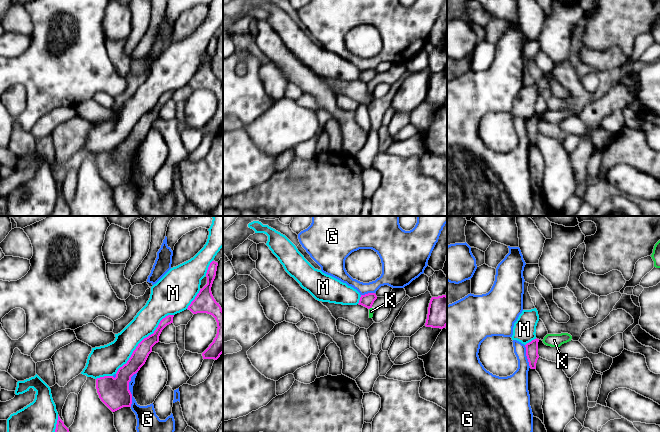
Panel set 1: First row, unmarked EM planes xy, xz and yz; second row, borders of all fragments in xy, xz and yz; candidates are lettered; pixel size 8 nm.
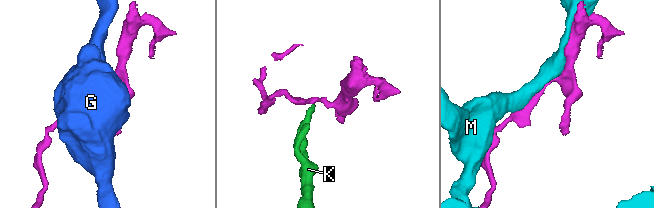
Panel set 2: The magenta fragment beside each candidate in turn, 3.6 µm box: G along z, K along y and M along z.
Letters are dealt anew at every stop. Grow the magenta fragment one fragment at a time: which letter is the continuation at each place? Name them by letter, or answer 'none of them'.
none of them

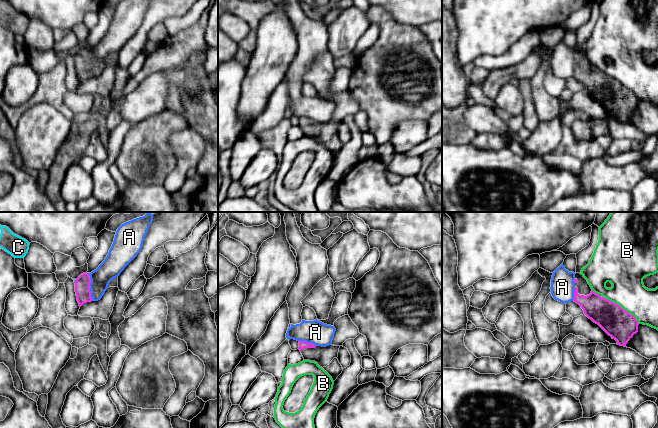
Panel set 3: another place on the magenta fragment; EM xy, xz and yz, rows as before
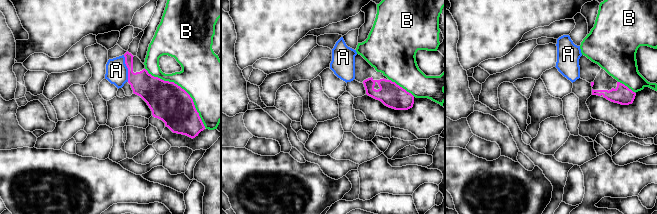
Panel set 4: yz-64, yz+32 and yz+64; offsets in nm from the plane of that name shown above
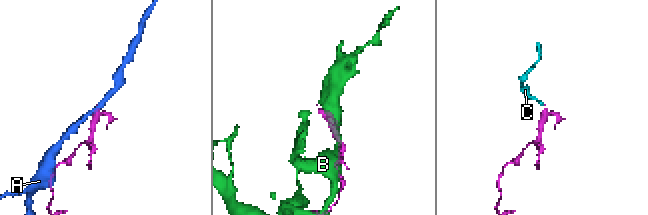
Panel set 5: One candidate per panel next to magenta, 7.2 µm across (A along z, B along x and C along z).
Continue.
C

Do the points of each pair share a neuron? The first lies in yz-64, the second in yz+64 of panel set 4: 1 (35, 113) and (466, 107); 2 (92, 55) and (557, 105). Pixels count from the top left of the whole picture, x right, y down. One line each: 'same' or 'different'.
1: different
2: same

